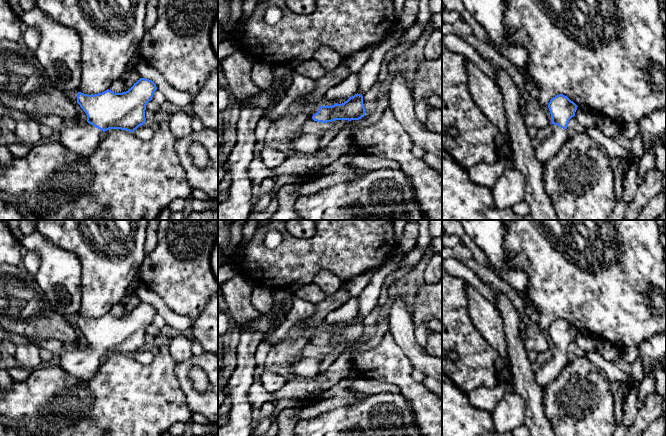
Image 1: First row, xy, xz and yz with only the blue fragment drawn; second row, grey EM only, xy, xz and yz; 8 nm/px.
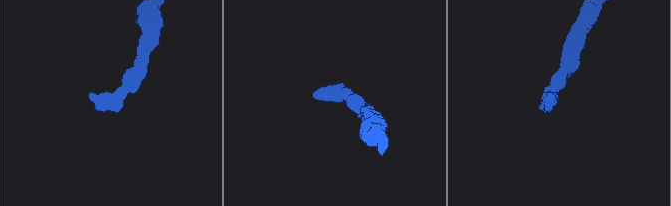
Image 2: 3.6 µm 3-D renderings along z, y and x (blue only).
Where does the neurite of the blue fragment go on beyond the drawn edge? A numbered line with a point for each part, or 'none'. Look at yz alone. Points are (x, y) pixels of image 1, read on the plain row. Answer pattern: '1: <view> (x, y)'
1: yz (551, 369)

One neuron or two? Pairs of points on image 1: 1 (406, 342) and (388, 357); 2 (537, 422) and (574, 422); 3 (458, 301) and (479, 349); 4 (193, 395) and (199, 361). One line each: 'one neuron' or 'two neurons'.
1: two neurons
2: two neurons
3: one neuron
4: one neuron

